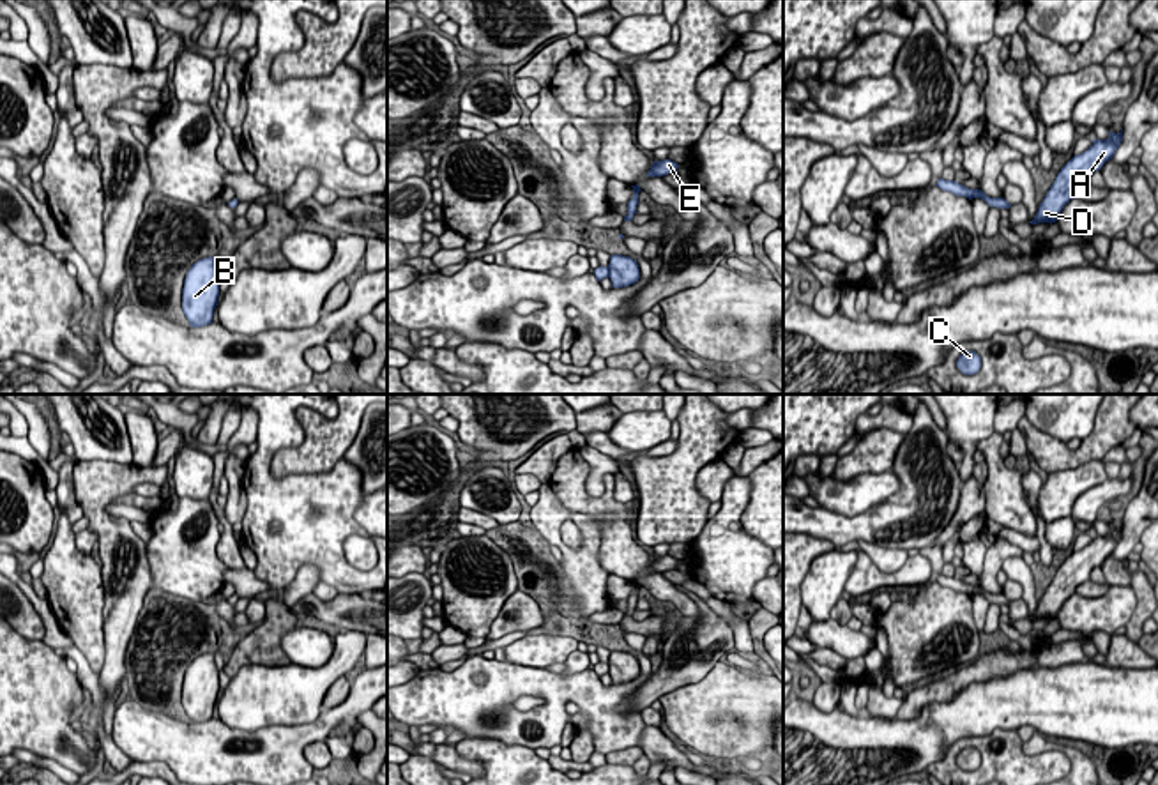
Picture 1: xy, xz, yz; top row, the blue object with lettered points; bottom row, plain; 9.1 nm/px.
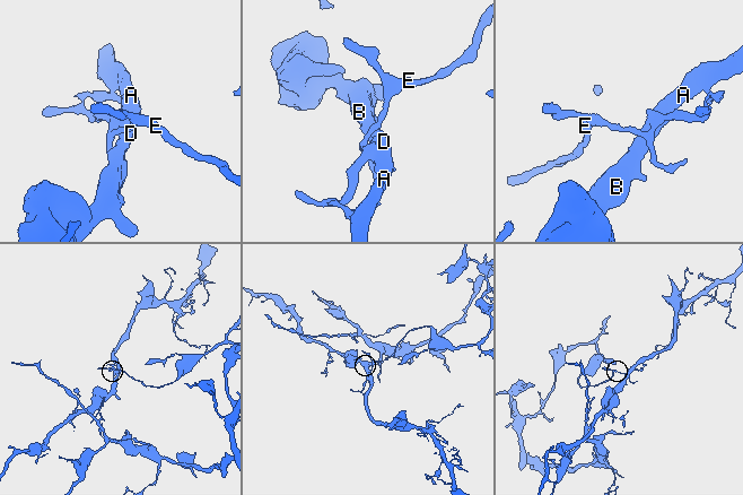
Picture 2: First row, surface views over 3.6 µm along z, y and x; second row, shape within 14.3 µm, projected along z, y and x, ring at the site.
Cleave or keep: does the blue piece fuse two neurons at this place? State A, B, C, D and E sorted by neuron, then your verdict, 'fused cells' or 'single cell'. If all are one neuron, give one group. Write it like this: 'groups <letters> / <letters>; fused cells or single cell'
groups A B C D / E; fused cells

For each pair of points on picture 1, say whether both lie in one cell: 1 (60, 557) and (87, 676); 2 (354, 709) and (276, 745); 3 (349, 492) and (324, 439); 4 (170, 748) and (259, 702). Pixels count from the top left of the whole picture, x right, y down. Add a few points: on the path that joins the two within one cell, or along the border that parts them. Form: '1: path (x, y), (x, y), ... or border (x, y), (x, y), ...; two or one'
1: border (75, 644), (98, 674); two
2: path (335, 718), (319, 731), (296, 738); one
3: border (342, 457), (329, 471), (296, 472); two
4: border (218, 718), (227, 725), (246, 731), (262, 729); two

